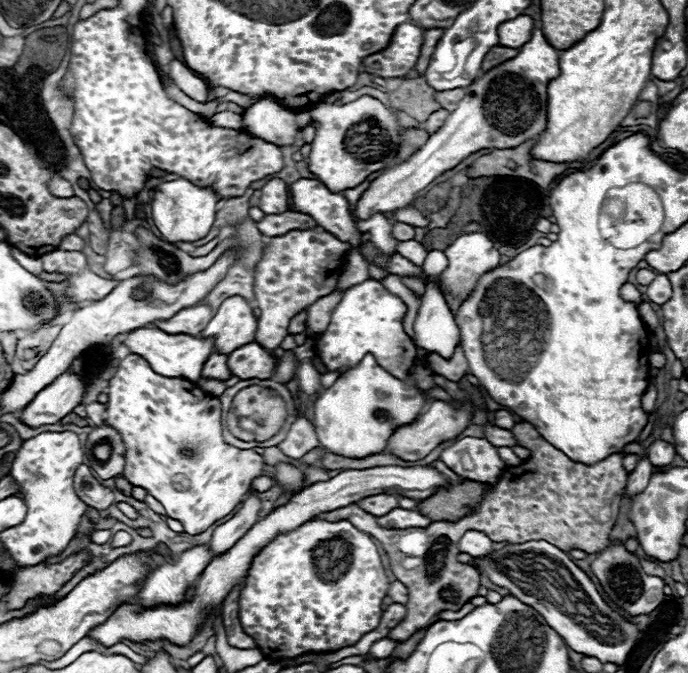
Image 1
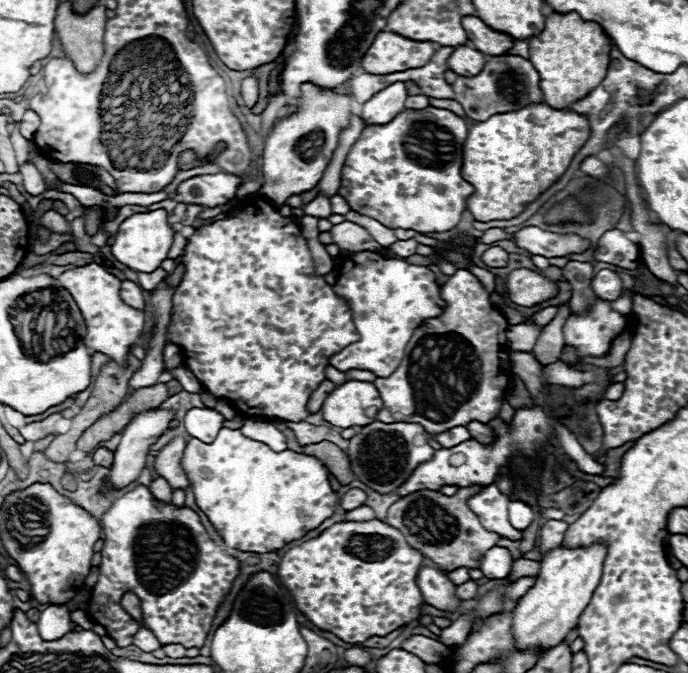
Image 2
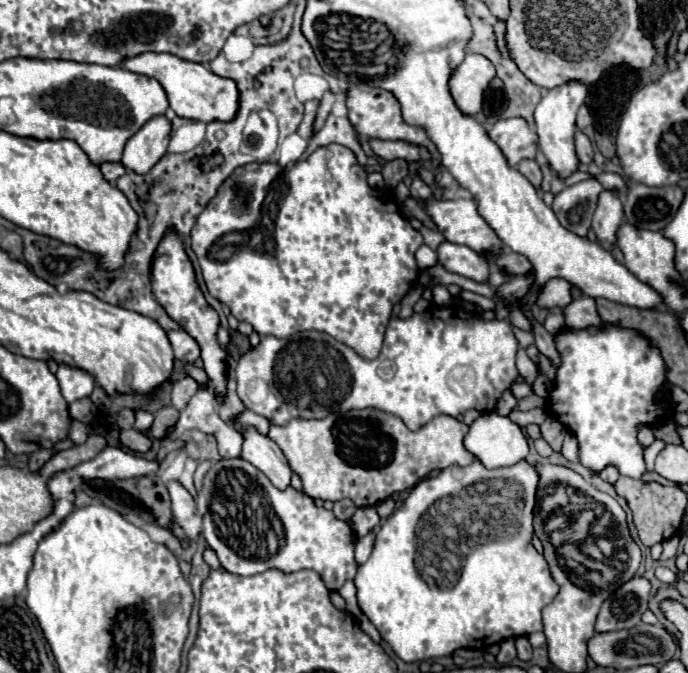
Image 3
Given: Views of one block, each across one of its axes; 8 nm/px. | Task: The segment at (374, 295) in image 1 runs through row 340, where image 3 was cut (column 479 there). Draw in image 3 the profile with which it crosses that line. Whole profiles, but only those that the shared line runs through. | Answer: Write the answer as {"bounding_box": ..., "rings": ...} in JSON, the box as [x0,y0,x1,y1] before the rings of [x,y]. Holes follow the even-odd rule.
{"bounding_box":[236,308,518,430],"rings":[[[438,308],[438,310],[428,310],[428,312],[422,312],[422,314],[412,314],[412,318],[406,318],[406,320],[392,318],[388,322],[388,328],[386,328],[386,334],[384,334],[382,350],[372,360],[362,358],[360,354],[356,354],[354,348],[350,348],[350,346],[346,346],[342,342],[336,342],[332,336],[328,336],[324,332],[314,332],[312,330],[312,332],[294,334],[294,336],[288,336],[288,338],[264,336],[258,346],[250,348],[246,354],[240,356],[238,366],[236,366],[236,374],[238,374],[236,384],[238,384],[238,396],[244,402],[244,406],[248,410],[252,410],[252,412],[268,418],[268,420],[274,420],[276,424],[286,424],[292,418],[306,418],[306,420],[310,420],[310,418],[326,418],[328,414],[348,412],[352,408],[378,408],[378,410],[384,410],[384,412],[390,412],[390,414],[396,414],[398,418],[402,418],[404,424],[410,430],[418,430],[418,428],[422,428],[424,424],[428,424],[428,420],[432,420],[438,414],[448,414],[448,416],[460,418],[466,410],[492,412],[496,408],[496,402],[502,396],[502,392],[518,376],[518,370],[516,370],[516,350],[518,350],[518,340],[514,338],[512,326],[508,322],[502,322],[502,320],[484,320],[478,314],[470,314],[470,312],[462,310],[462,308]]]}

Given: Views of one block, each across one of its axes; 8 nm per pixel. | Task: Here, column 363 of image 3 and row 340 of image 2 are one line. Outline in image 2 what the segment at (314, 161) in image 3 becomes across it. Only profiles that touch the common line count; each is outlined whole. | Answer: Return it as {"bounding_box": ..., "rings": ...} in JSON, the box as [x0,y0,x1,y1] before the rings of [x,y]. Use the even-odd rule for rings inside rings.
{"bounding_box":[166,198,360,422],"rings":[[[264,198],[246,202],[236,210],[236,214],[230,214],[222,220],[206,222],[200,228],[196,228],[194,234],[188,238],[188,244],[184,246],[182,266],[184,266],[184,274],[172,296],[172,314],[170,314],[170,324],[166,328],[166,340],[176,344],[184,352],[184,366],[202,382],[202,386],[210,394],[214,394],[218,398],[232,398],[244,416],[252,416],[252,418],[268,416],[268,418],[282,418],[282,420],[292,420],[292,422],[306,420],[306,416],[310,414],[306,404],[308,404],[312,392],[316,390],[316,386],[320,386],[320,382],[326,380],[324,370],[328,368],[330,356],[338,354],[344,346],[356,342],[356,338],[360,338],[360,336],[352,322],[350,304],[332,290],[332,286],[324,280],[324,276],[318,276],[314,272],[314,262],[312,262],[310,248],[308,248],[308,240],[302,236],[302,230],[300,230],[300,224],[296,222],[296,218],[282,216],[276,210],[276,206],[272,206]]]}

